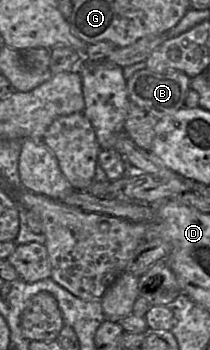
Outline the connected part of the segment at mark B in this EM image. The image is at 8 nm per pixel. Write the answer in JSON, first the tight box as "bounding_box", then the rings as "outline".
{"bounding_box":[127,68,190,120],"outline":[[[144,68],[127,80],[129,99],[159,120],[185,107],[190,79],[177,69],[155,72]]]}

